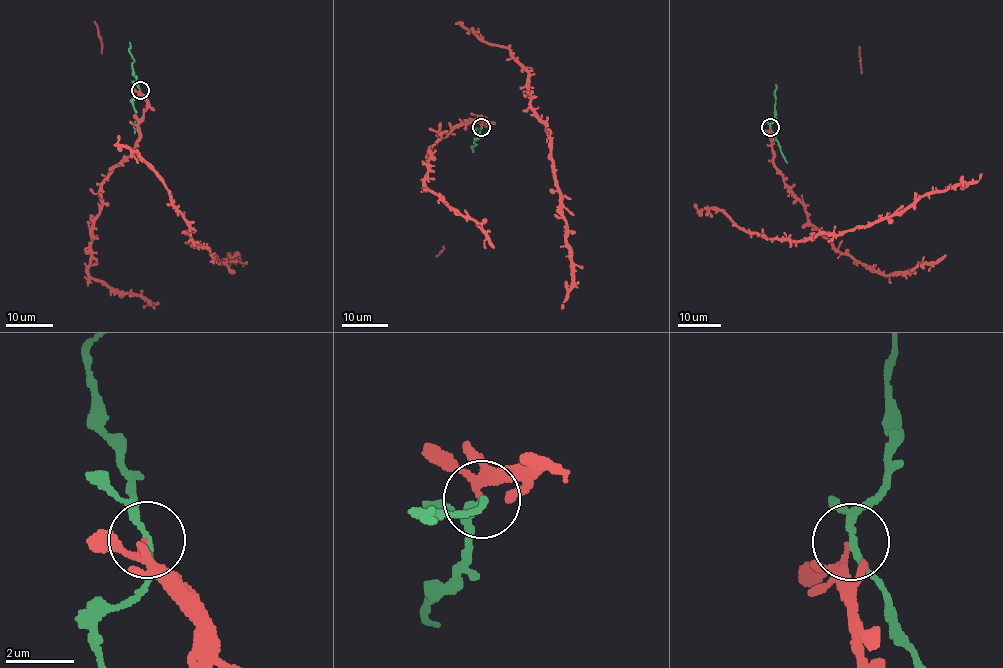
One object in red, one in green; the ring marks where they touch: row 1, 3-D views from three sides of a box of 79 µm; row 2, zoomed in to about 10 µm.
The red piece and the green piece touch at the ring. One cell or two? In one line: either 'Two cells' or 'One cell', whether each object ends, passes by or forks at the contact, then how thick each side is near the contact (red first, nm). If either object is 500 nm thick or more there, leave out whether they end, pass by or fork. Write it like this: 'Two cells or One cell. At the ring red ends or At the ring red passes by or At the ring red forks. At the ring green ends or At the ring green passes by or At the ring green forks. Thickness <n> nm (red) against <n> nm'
Two cells. At the ring red forks. At the ring green passes by. Thickness 120 nm (red) against 180 nm

